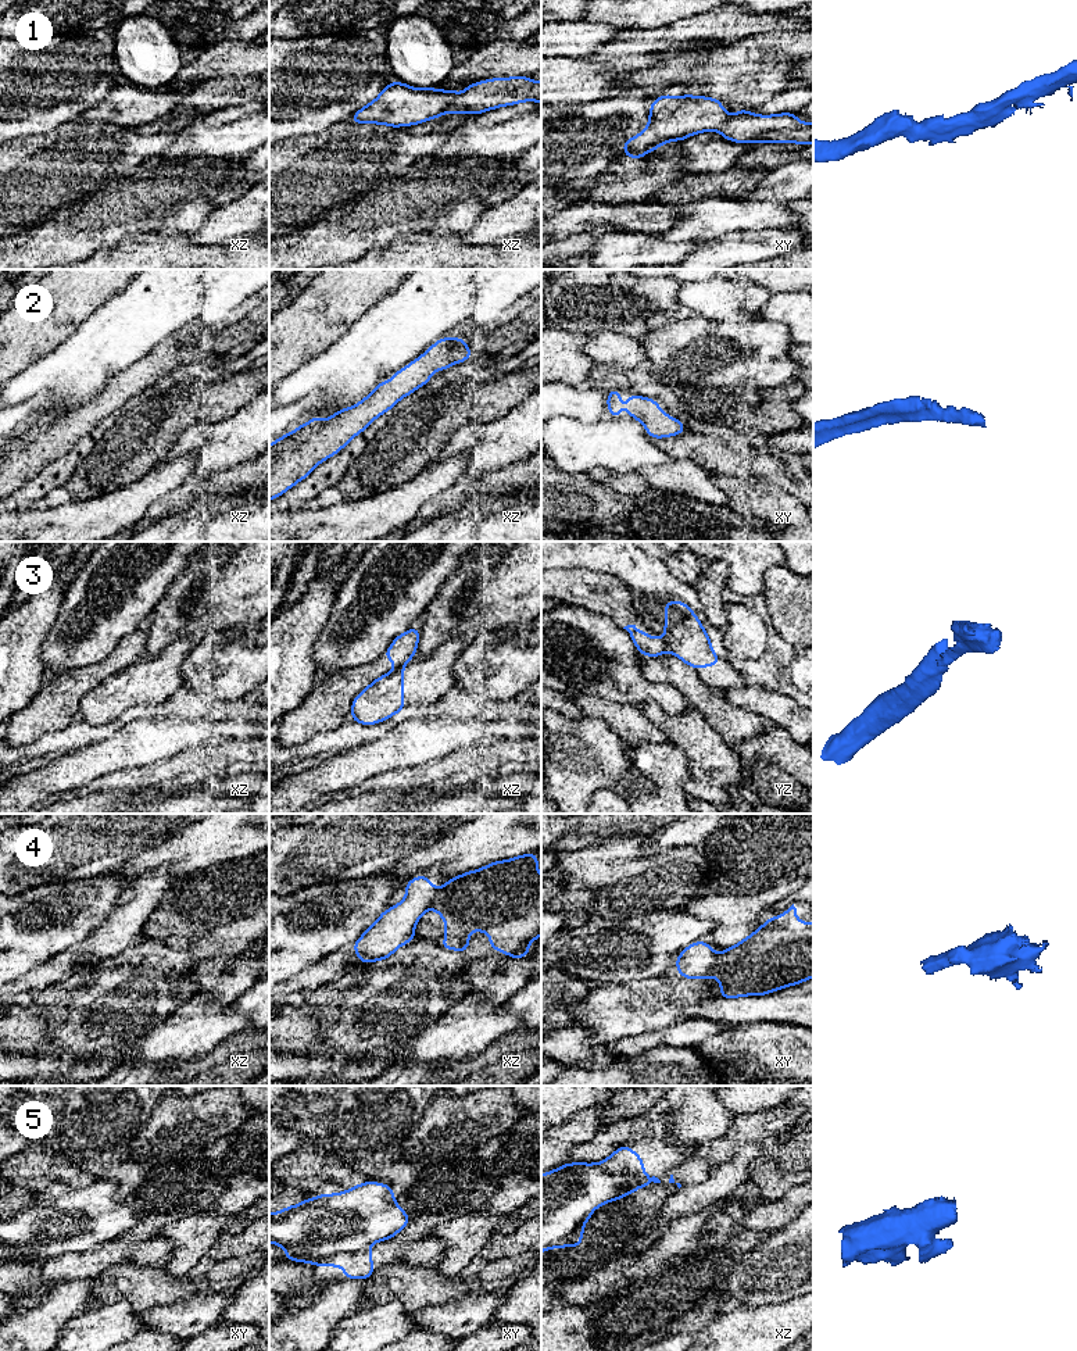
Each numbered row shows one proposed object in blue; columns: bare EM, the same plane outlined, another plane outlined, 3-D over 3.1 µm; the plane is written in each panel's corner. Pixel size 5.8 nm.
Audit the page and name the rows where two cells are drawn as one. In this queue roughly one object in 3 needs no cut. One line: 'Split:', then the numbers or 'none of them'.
Split: 1, 3, 4, 5

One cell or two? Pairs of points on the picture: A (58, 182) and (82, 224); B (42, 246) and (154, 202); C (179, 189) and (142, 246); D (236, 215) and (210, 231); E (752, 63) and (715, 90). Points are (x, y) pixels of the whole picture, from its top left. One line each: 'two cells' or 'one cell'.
A: two cells
B: one cell
C: two cells
D: one cell
E: one cell

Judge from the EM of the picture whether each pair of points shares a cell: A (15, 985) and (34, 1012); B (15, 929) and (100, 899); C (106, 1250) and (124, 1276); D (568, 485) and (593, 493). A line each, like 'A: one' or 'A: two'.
A: two
B: one
C: two
D: one

